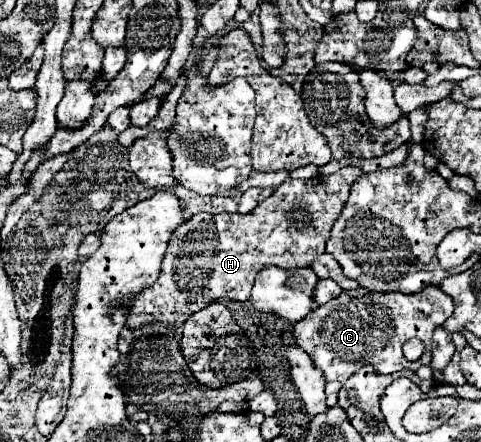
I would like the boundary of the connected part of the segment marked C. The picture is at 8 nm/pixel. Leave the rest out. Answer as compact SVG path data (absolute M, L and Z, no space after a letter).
M430 285L411 295L373 293L359 287L355 291L343 291L339 297L297 321L293 335L295 343L315 359L315 367L321 367L327 381L345 383L363 365L373 365L379 373L395 373L401 369L417 371L421 365L431 363L431 353L423 353L415 363L405 361L401 353L403 343L417 337L429 345L435 327L451 317L453 307L453 299L438 286Z

